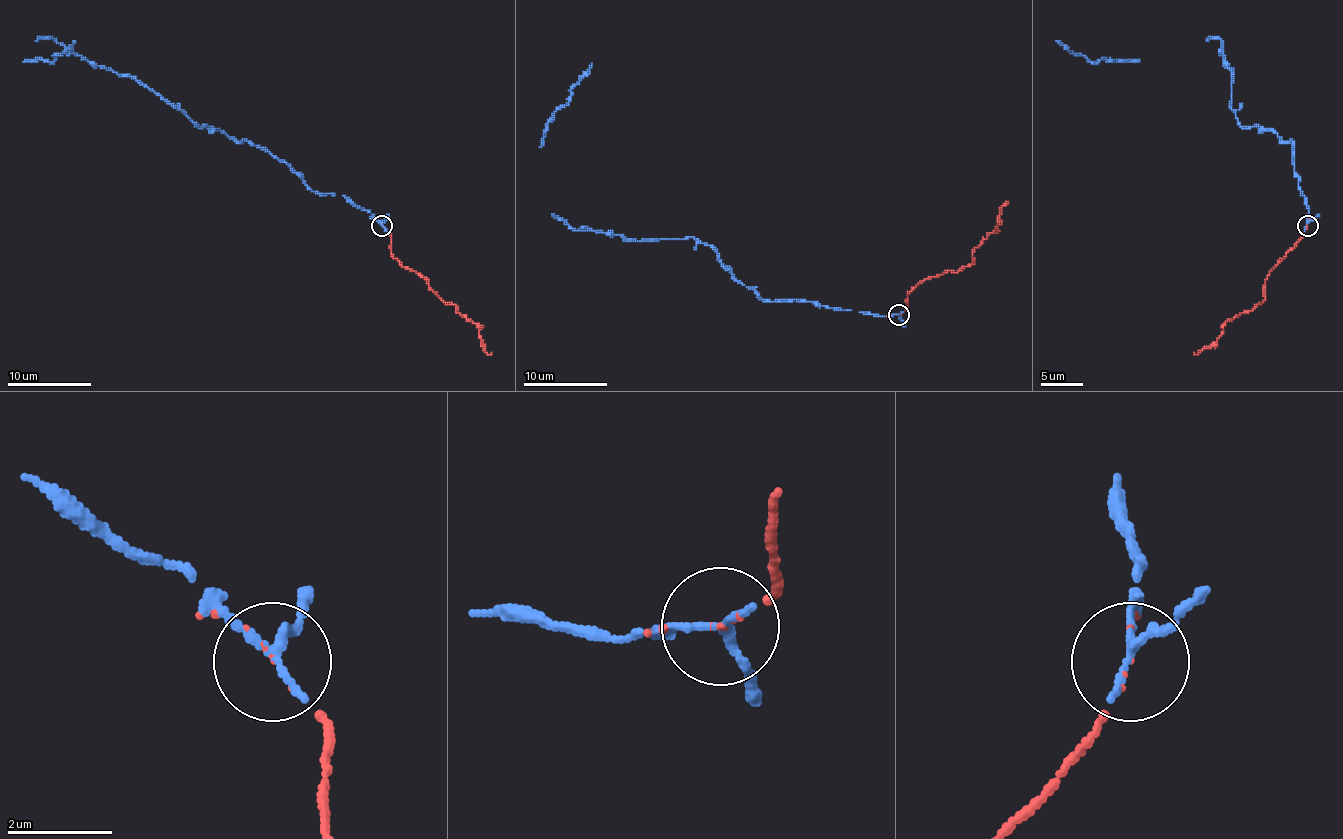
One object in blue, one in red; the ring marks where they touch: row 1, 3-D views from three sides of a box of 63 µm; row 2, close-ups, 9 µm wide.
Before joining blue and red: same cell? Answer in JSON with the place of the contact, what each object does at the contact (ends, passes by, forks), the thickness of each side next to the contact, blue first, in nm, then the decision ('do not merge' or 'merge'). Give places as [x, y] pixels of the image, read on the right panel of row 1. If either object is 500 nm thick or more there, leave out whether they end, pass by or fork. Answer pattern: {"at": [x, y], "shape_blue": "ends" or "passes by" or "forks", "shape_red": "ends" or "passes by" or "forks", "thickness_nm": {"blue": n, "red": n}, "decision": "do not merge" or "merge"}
{"at": [1307, 225], "shape_blue": "passes by", "shape_red": "ends", "thickness_nm": {"blue": 170, "red": 60}, "decision": "merge"}

